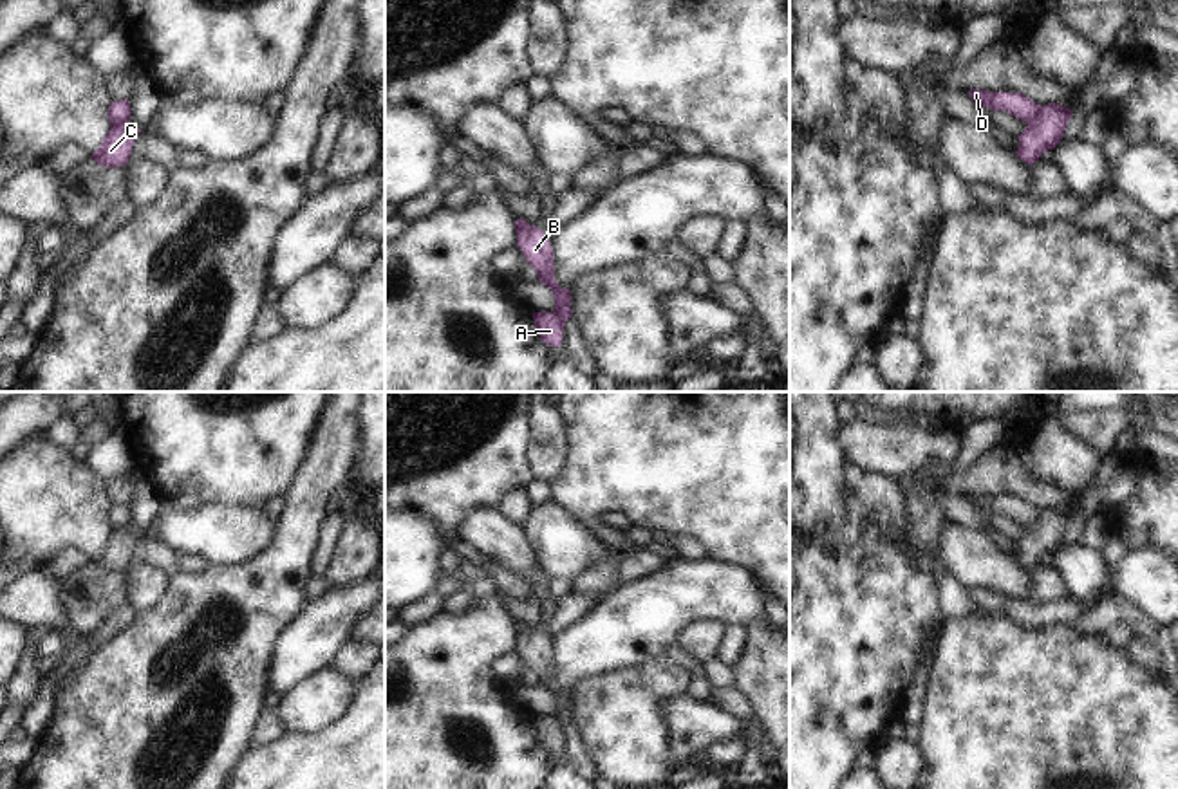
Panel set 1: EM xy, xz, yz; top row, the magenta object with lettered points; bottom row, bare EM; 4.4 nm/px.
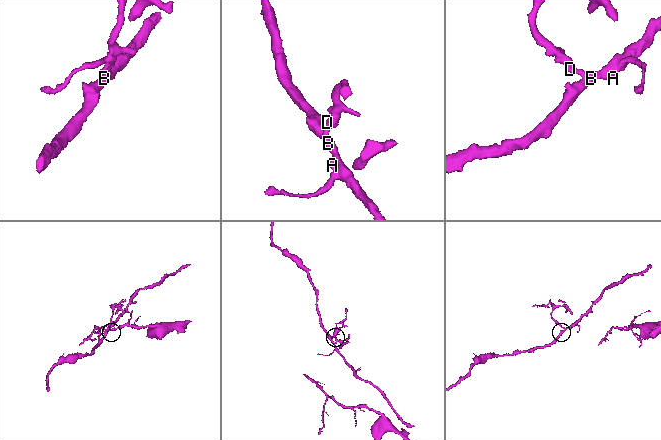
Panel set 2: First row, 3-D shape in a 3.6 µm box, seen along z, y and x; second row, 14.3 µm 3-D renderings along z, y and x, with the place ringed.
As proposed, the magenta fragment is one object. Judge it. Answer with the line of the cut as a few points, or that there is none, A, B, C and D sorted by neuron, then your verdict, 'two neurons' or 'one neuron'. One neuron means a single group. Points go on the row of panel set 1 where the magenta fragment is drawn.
yz (1041, 107), (1039, 121), (1028, 125) | A B C / D | two neurons

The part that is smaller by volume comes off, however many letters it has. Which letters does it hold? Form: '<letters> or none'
D

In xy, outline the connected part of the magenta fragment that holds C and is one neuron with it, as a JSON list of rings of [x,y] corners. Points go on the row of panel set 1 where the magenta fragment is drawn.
[[[134,125],[110,128],[90,159],[107,168],[125,166],[139,134],[141,130]]]

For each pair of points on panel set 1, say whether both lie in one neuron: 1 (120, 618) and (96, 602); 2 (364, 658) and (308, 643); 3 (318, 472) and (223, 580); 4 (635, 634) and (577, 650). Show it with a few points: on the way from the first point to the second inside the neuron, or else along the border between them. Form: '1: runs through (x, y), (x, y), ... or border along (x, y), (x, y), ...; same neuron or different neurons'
1: border along (125, 600), (91, 634); different neurons
2: border along (347, 640), (327, 665); different neurons
3: runs through (306, 506), (297, 533), (257, 571); same neuron
4: runs through (620, 634), (591, 645); same neuron

